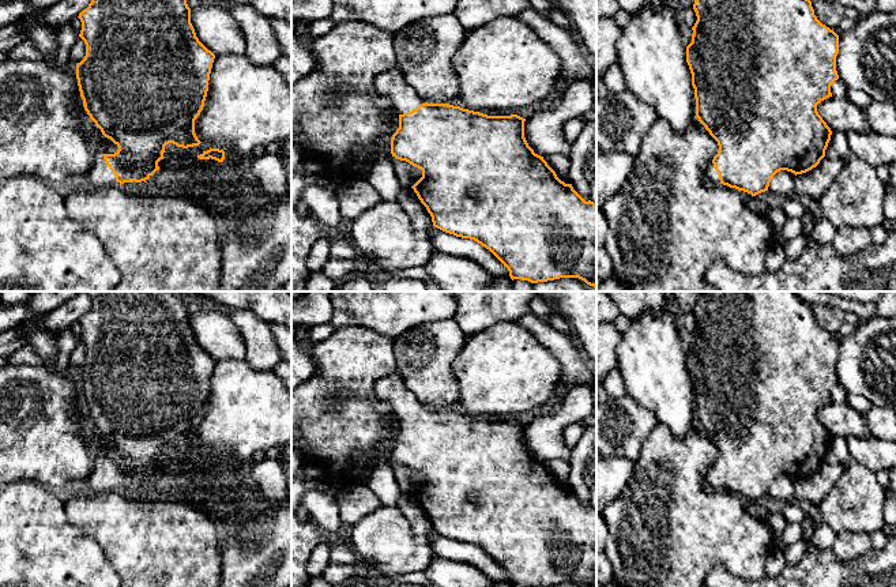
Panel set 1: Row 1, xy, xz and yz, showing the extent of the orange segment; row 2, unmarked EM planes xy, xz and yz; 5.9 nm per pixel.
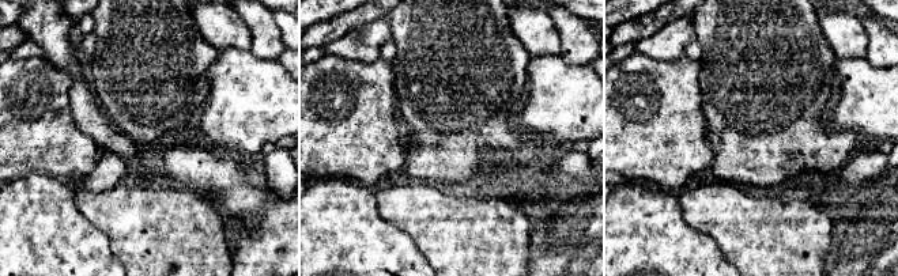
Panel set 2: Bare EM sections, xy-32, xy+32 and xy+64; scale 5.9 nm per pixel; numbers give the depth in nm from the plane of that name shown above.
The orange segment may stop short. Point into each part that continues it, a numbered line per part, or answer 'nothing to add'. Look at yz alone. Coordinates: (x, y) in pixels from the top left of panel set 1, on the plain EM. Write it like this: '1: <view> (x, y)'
1: yz (711, 481)

